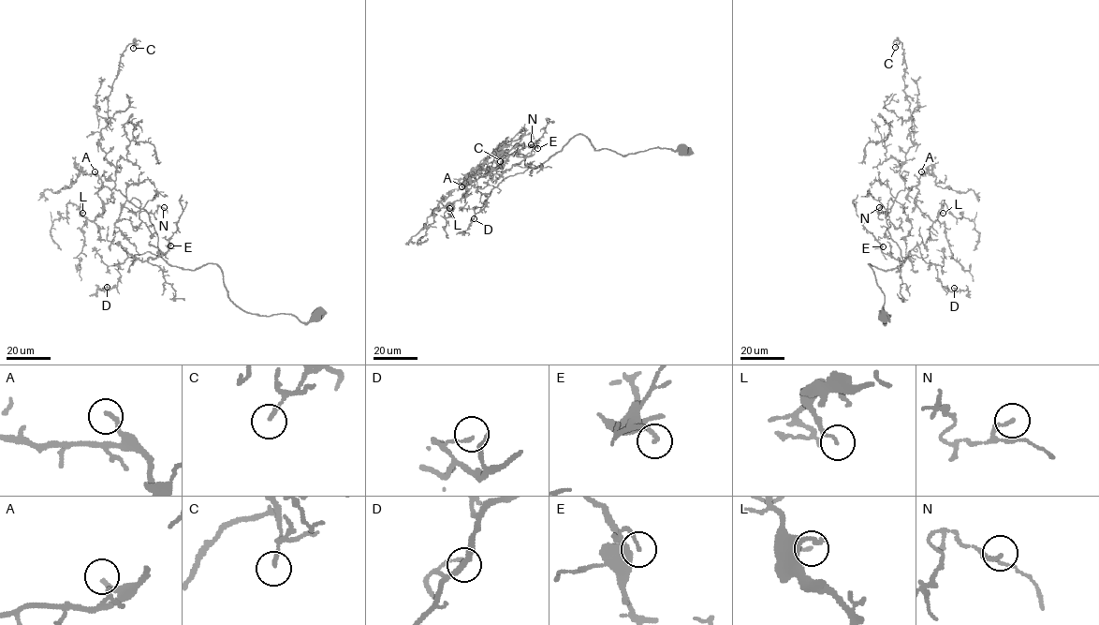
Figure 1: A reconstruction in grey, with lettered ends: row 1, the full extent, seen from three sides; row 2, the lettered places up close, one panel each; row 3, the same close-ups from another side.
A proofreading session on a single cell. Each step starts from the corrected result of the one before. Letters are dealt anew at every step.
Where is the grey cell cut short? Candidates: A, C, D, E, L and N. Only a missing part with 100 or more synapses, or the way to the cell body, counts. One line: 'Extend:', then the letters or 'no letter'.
Extend: A

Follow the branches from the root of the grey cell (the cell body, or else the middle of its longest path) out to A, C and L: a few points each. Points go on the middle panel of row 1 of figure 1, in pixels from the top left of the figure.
A: (683, 149), (622, 156), (595, 150), (576, 134), (535, 168), (514, 152), (461, 186)
C: (683, 149), (622, 156), (595, 150), (579, 134), (535, 168), (514, 152), (466, 178), (498, 168), (500, 161)
L: (683, 149), (622, 156), (576, 134), (535, 168), (517, 152), (490, 162), (449, 208)

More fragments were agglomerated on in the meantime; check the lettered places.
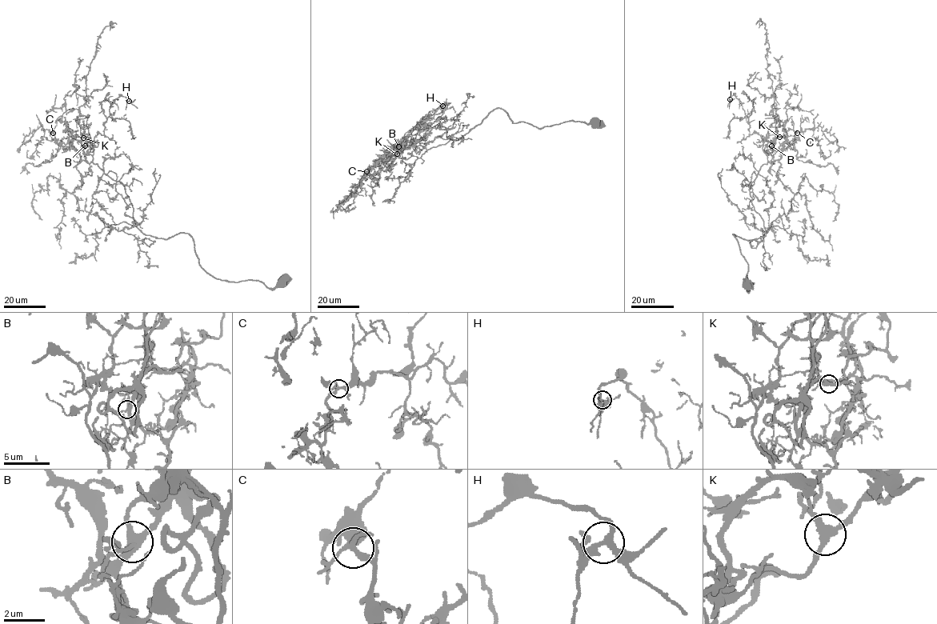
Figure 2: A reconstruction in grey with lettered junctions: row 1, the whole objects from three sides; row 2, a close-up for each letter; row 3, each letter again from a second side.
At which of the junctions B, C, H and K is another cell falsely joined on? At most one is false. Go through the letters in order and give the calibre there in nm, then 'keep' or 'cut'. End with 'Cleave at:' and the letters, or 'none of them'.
B: 320 nm thick; cut
C: 240 nm thick; keep
H: 240 nm thick; keep
K: 300 nm thick; keep
Cleave at: B

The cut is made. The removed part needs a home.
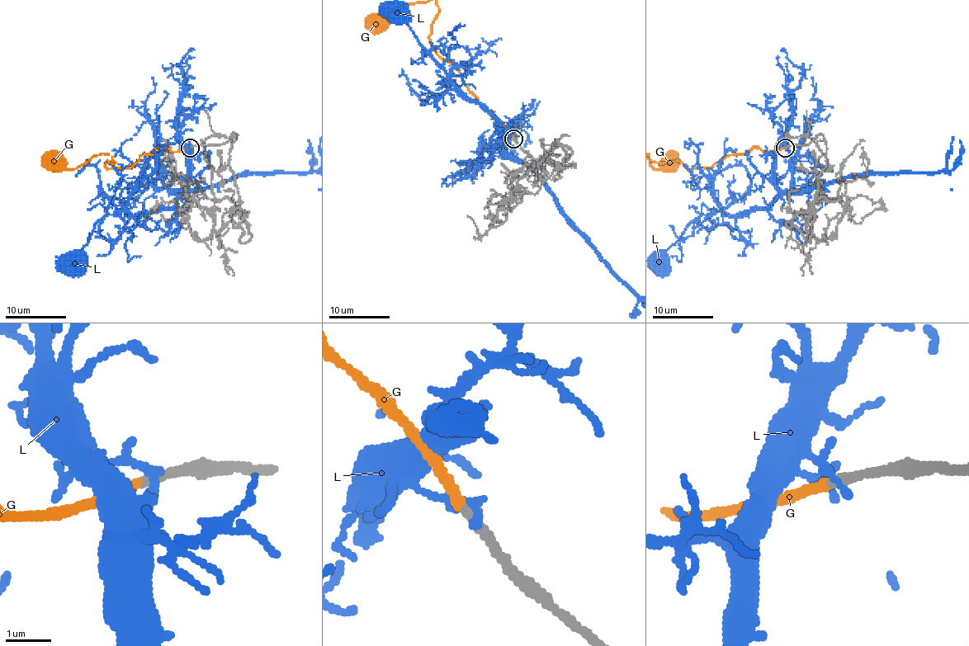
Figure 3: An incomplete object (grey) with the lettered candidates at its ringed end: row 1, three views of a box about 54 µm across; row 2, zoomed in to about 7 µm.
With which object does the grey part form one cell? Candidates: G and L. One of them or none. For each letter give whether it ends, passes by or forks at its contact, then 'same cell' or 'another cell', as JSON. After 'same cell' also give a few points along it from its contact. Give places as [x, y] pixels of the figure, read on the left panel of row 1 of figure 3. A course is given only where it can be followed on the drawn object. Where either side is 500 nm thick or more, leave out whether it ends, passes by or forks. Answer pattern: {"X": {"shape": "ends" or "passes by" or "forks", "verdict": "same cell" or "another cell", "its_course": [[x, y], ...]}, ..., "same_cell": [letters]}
{"G": {"shape": "ends", "verdict": "same cell"}, "L": {"shape": "ends", "verdict": "another cell"}, "same_cell": ["G"]}

